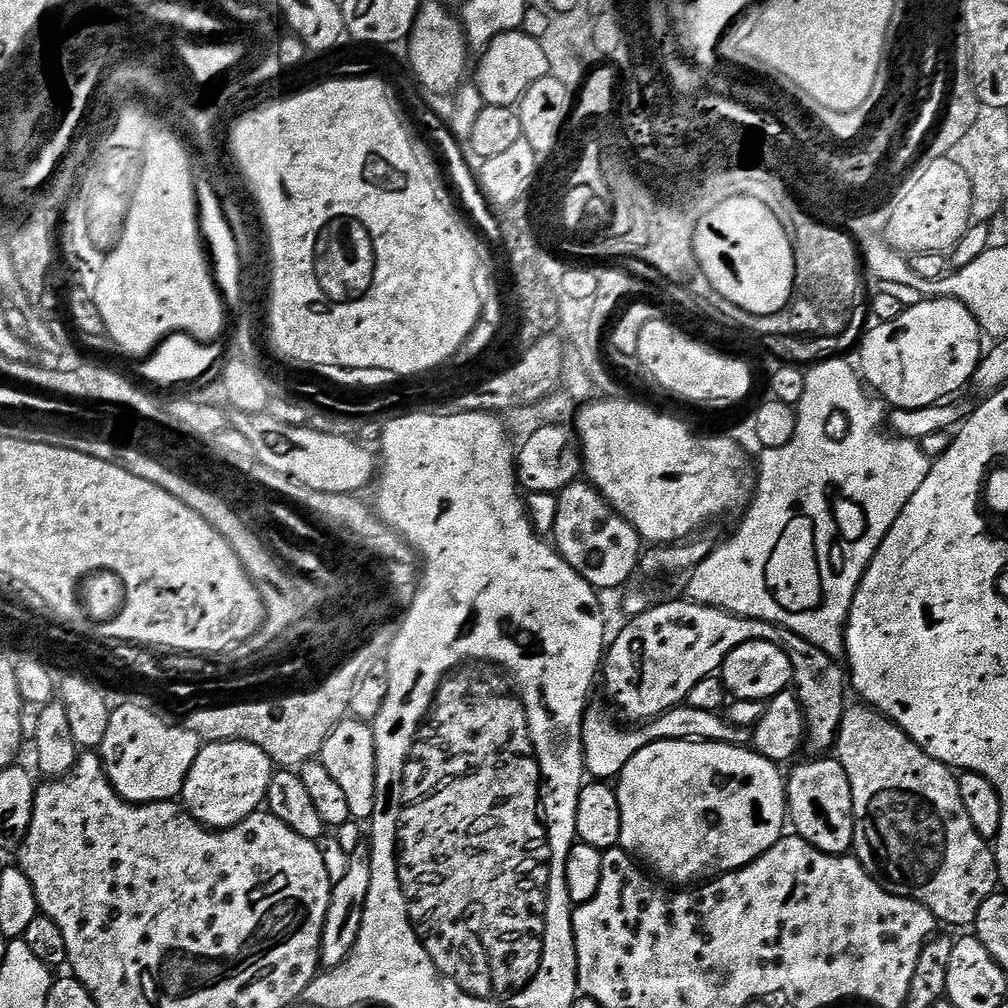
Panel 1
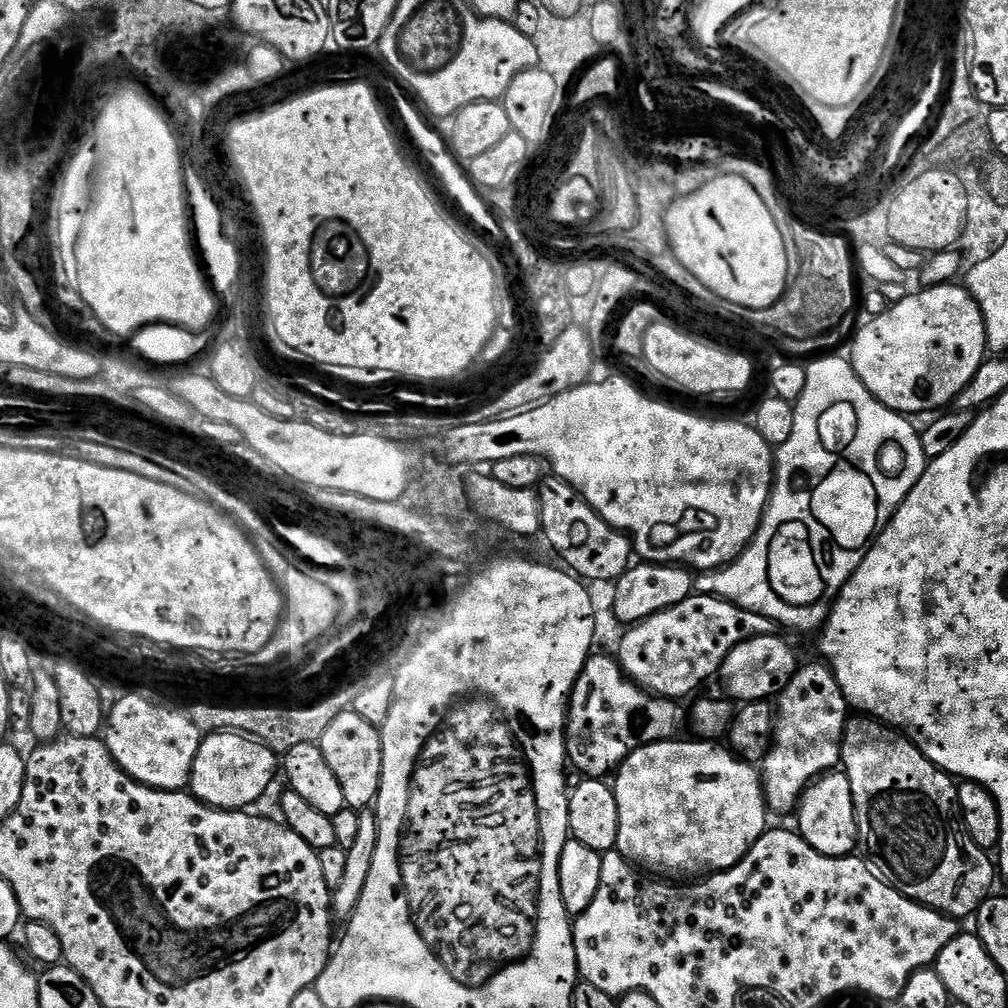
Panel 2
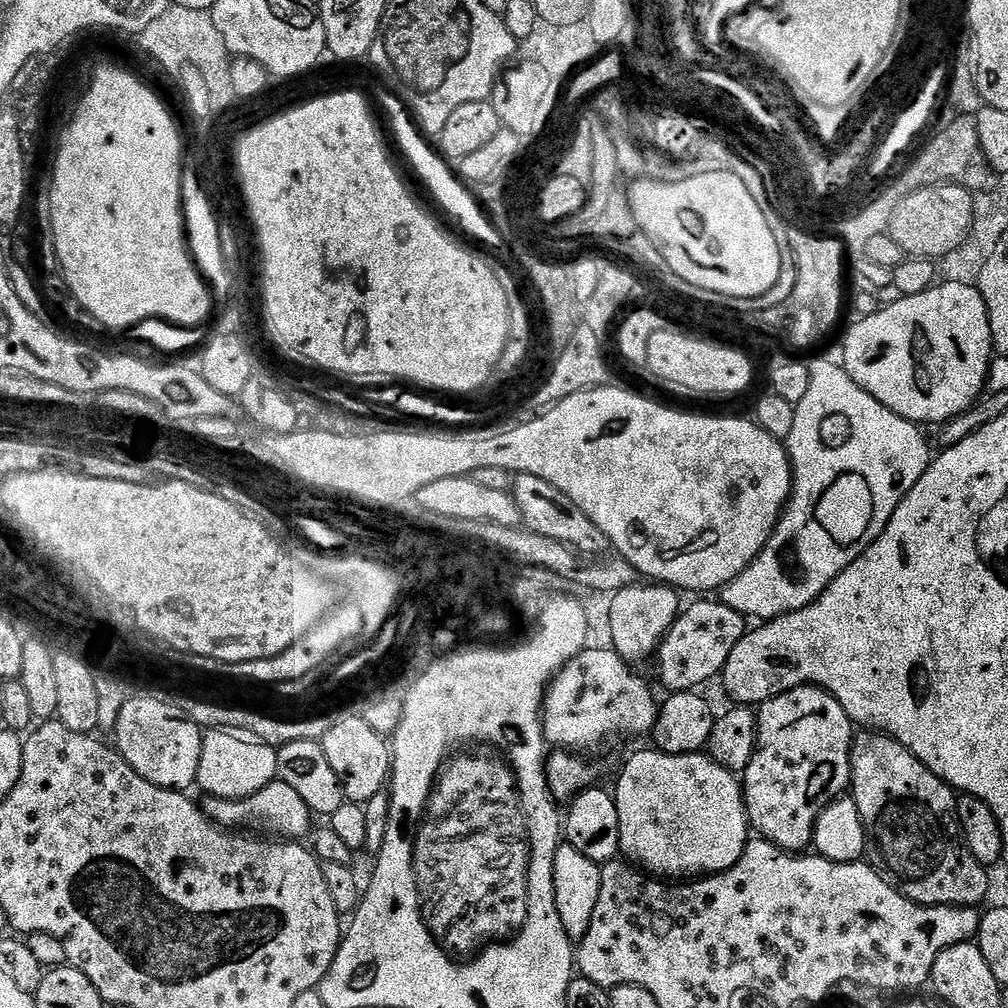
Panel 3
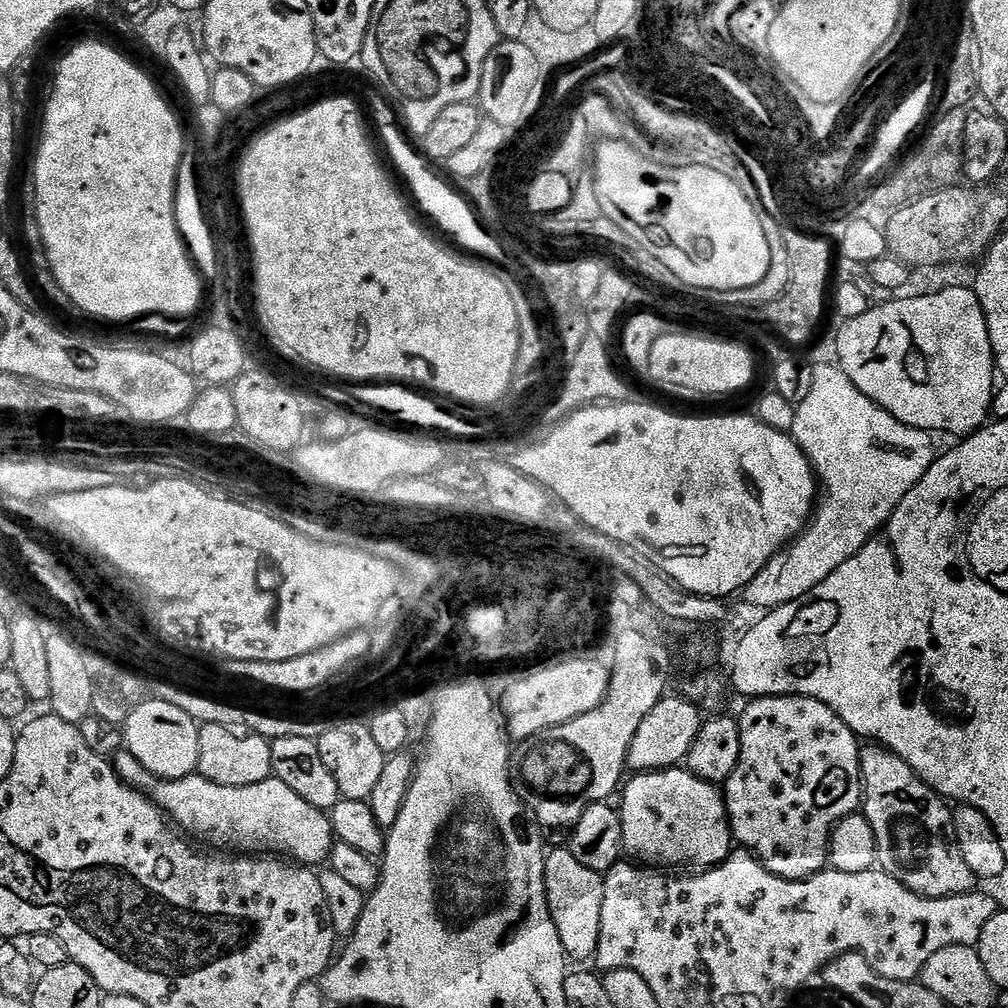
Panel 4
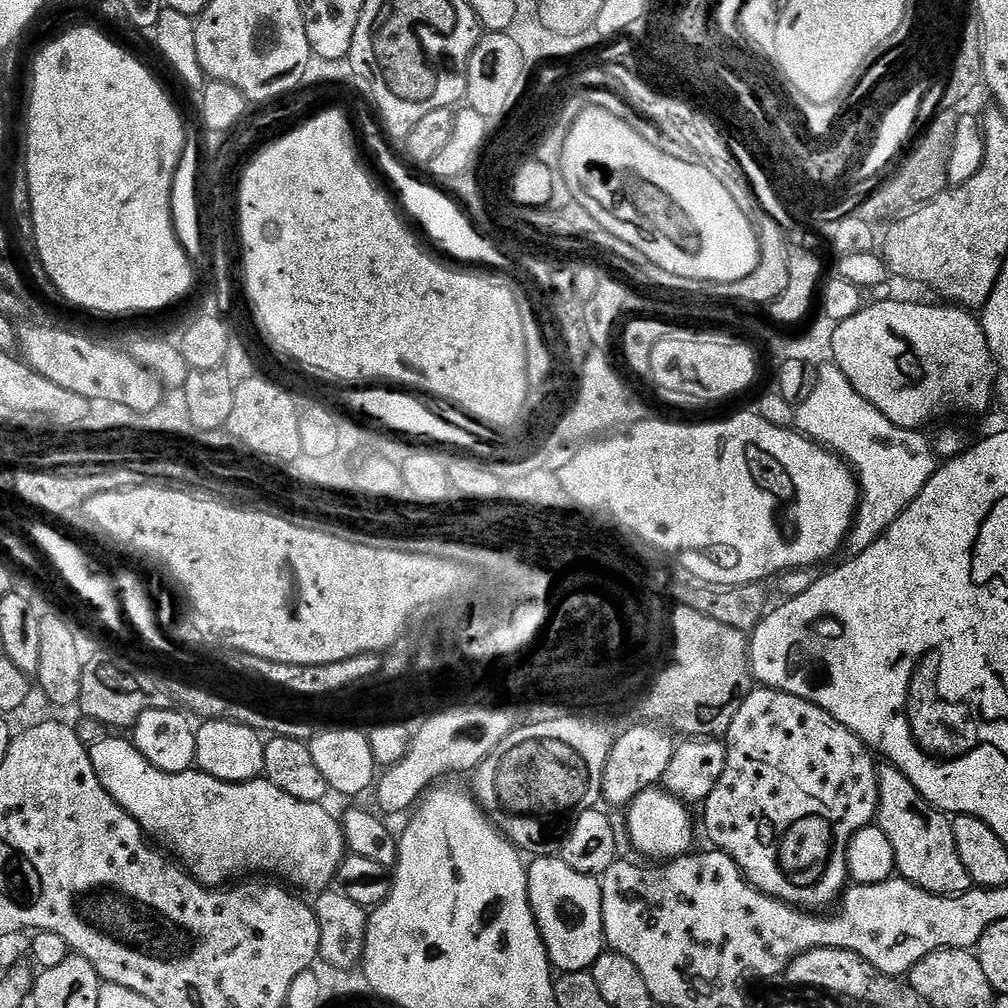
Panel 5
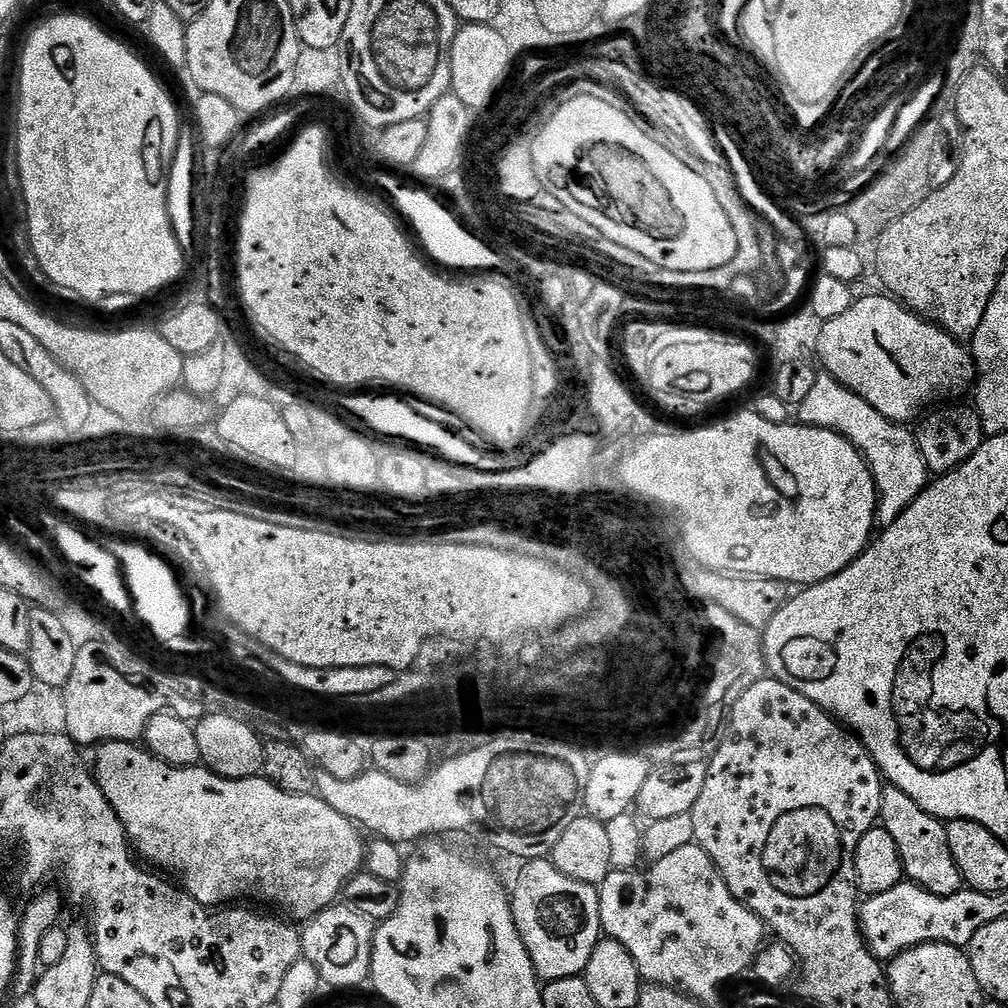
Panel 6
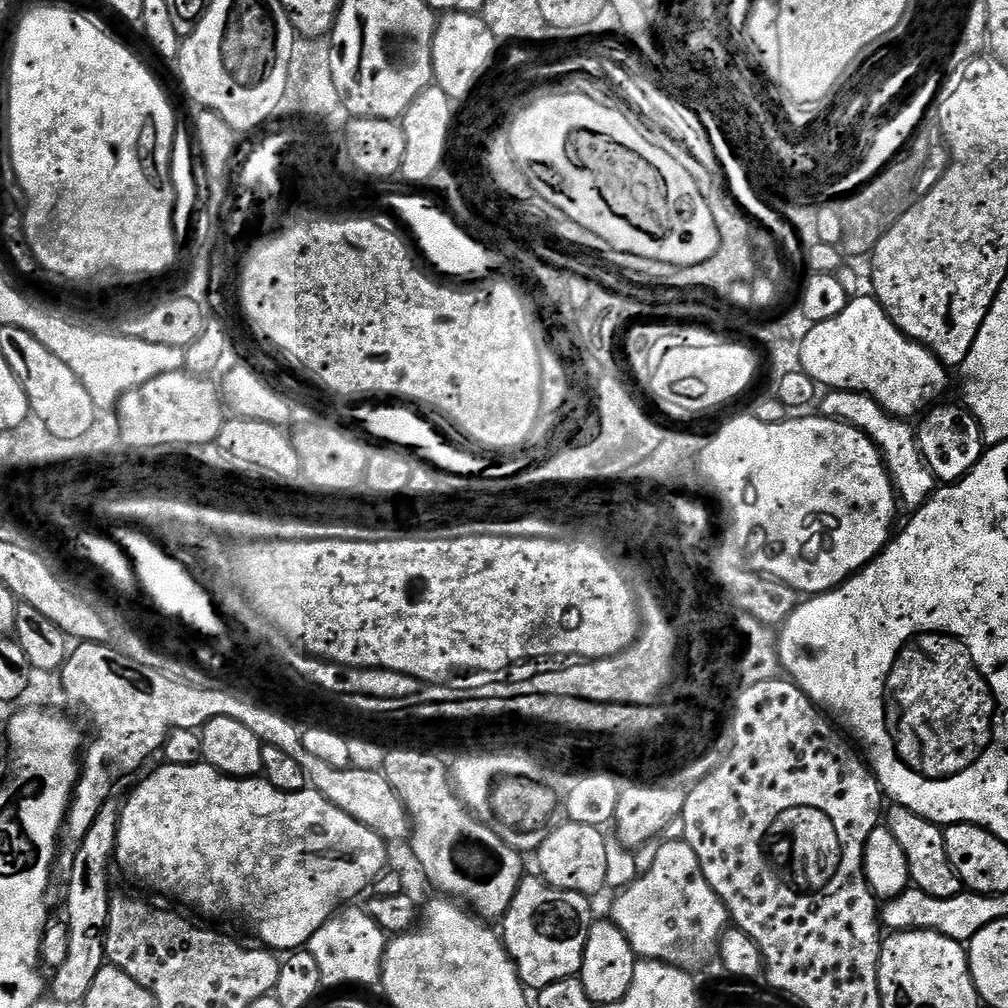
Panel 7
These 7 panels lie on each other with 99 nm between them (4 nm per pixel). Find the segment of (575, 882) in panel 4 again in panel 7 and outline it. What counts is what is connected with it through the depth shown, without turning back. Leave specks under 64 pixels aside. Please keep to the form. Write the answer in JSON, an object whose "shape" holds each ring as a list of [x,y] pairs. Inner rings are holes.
{"shape":[[[536,874],[525,875],[521,880],[518,894],[514,894],[514,902],[510,902],[510,910],[506,910],[502,921],[502,939],[525,989],[539,990],[554,982],[579,977],[582,958],[586,954],[586,938],[590,938],[594,923],[592,903],[580,892],[555,888]]]}

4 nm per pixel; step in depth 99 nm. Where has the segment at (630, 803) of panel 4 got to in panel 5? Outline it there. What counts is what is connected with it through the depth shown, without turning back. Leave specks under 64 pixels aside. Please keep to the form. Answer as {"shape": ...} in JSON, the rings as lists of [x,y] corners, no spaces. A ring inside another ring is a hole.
{"shape":[[[663,787],[647,788],[642,794],[632,799],[627,805],[629,842],[631,847],[642,855],[649,856],[652,862],[667,862],[677,860],[679,856],[687,856],[693,851],[698,836],[698,828],[692,825],[692,816],[688,813],[689,805],[678,796],[673,796]]]}

